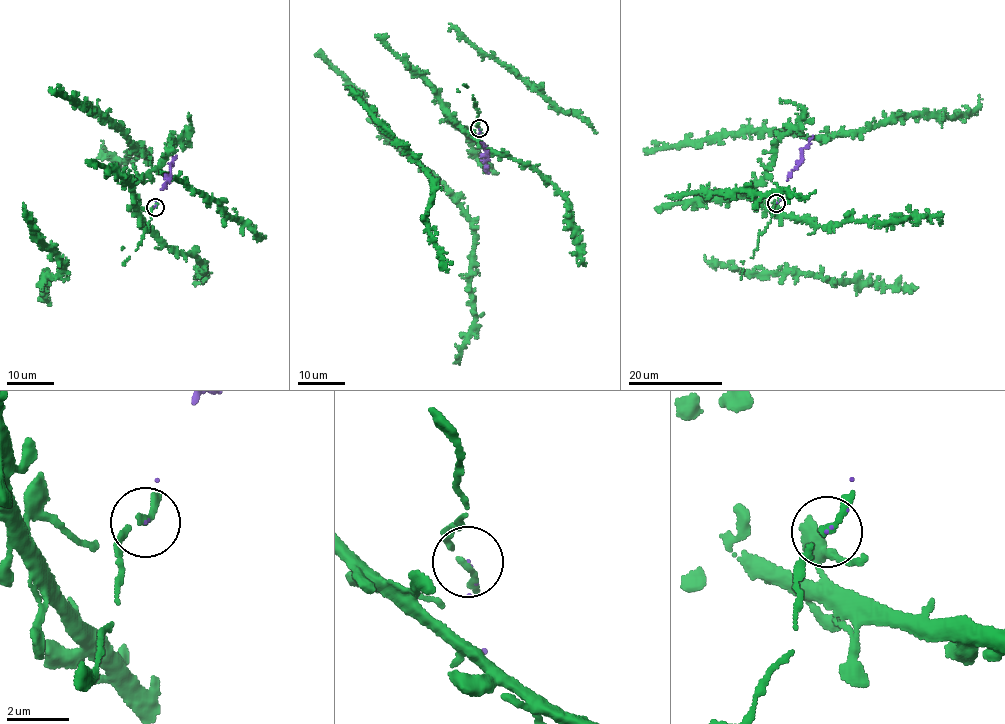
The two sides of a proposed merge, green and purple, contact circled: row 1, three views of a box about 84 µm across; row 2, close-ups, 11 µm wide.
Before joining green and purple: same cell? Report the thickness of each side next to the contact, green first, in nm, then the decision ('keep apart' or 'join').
150 nm thick on the green side, 40 nm on the other; join

